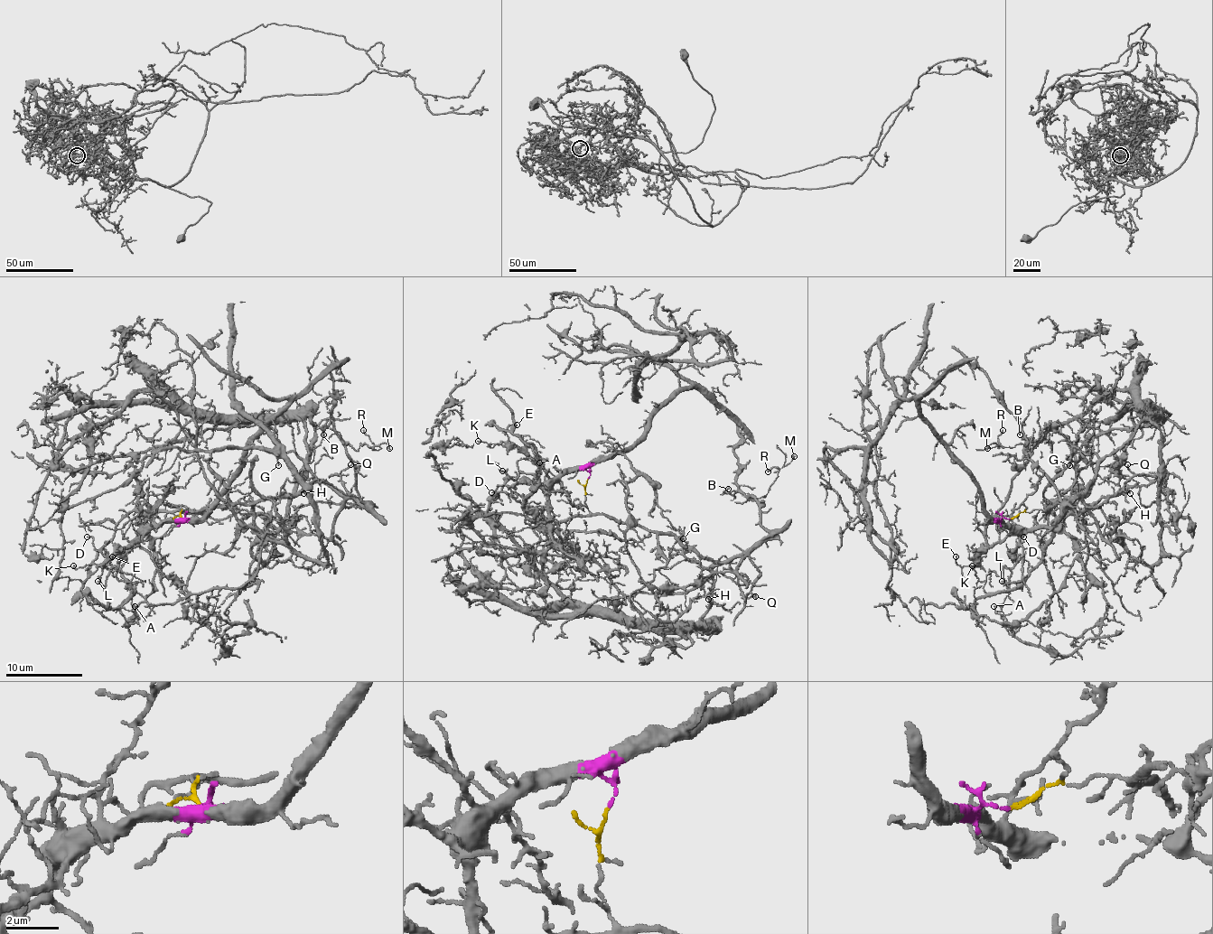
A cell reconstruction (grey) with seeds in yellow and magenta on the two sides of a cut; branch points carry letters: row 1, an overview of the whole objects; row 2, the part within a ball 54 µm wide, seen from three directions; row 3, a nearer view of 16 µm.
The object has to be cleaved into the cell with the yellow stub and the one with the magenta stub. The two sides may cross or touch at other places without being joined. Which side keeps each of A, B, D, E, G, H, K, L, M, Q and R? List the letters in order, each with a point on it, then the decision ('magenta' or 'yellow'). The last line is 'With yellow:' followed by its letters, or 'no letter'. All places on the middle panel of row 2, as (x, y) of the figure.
A: (539, 462) | magenta
B: (728, 489) | yellow
D: (491, 492) | magenta
E: (517, 424) | magenta
G: (683, 538) | yellow
H: (708, 599) | yellow
K: (478, 441) | magenta
L: (502, 471) | magenta
M: (794, 456) | yellow
Q: (755, 596) | yellow
R: (768, 471) | yellow
With yellow: B, G, H, M, Q, R

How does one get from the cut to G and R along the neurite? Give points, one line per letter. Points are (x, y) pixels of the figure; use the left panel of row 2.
G: (183, 519), (181, 509), (292, 499), (313, 479), (305, 462), (288, 451), (281, 454), (276, 446), (278, 466)
R: (183, 519), (181, 509), (292, 499), (315, 483), (365, 500), (346, 446), (372, 446), (363, 429)

